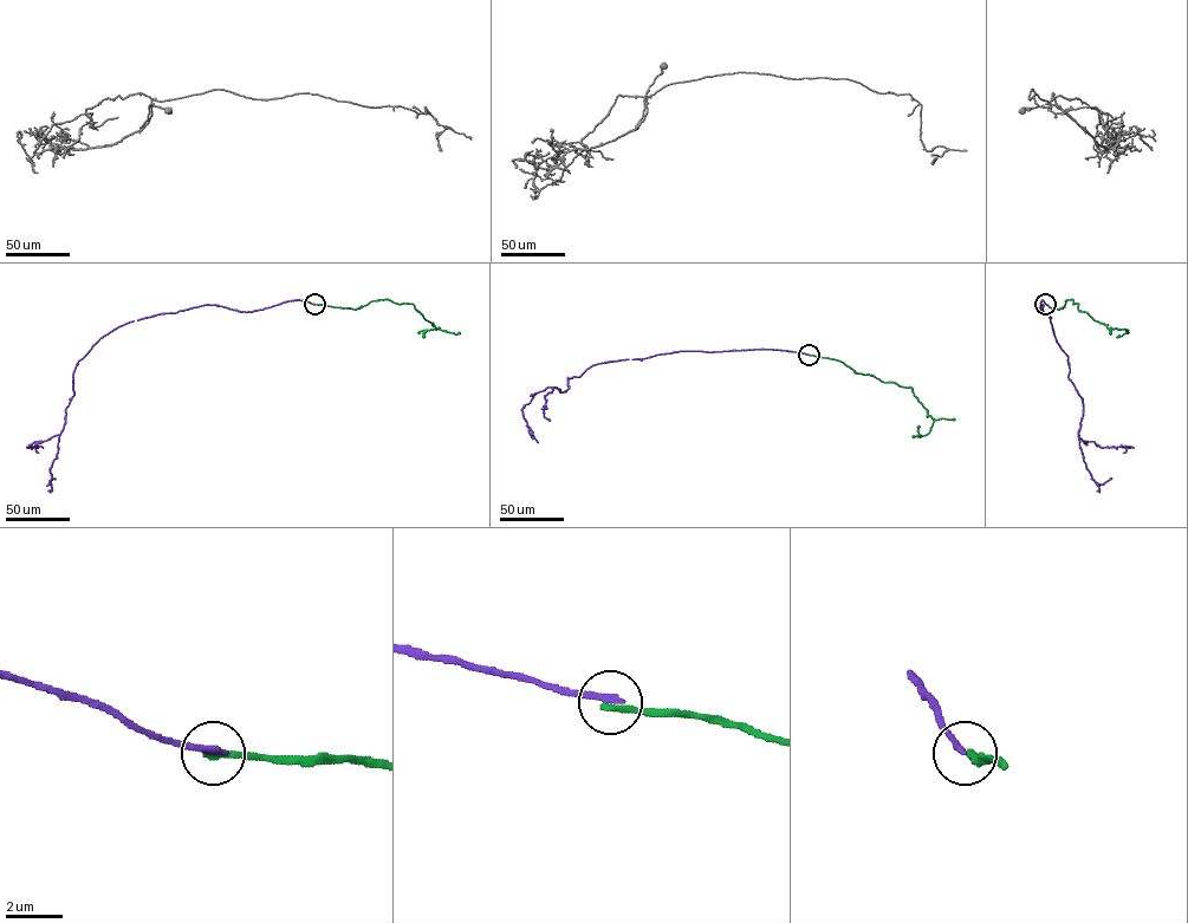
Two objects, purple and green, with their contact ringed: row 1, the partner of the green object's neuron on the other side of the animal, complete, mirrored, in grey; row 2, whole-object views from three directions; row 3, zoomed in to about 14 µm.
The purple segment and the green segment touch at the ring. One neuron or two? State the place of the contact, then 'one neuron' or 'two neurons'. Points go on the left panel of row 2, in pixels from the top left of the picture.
(315, 304) | two neurons

